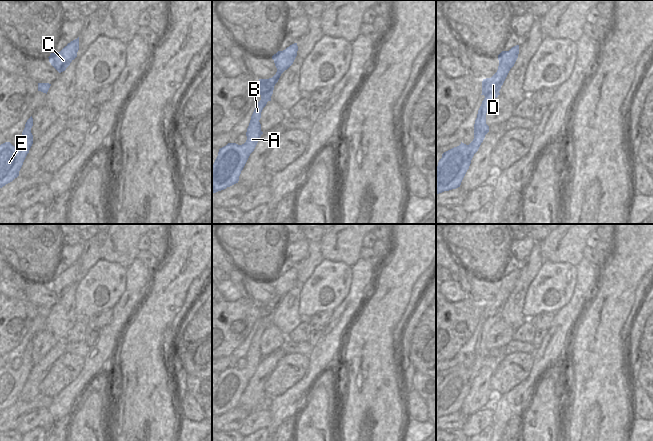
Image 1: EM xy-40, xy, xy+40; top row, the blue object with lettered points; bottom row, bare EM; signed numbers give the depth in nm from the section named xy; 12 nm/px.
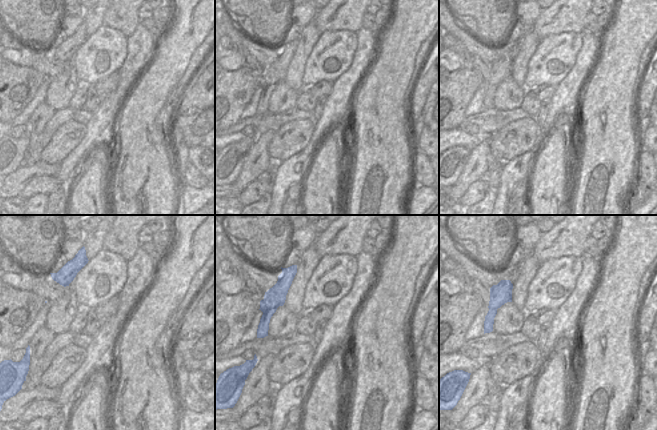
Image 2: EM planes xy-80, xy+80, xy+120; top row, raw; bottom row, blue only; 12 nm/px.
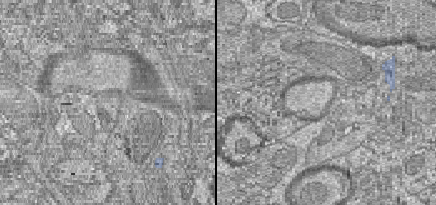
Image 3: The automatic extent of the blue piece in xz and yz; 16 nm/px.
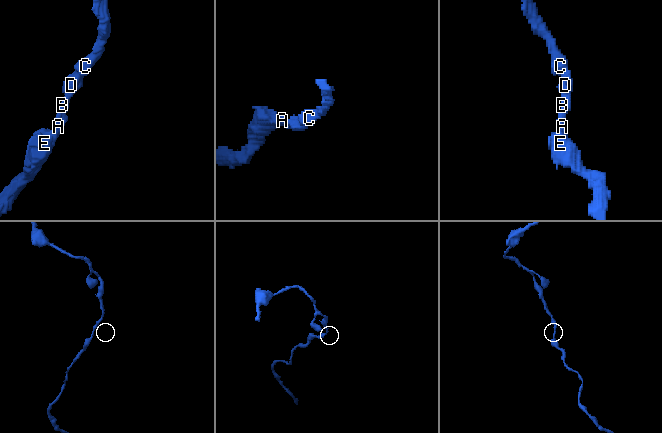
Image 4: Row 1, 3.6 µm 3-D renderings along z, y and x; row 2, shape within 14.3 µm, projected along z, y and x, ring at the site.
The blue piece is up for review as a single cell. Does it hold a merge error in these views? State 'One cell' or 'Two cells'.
One cell.

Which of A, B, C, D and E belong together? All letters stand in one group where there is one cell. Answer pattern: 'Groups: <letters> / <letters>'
Groups: A B C D E.

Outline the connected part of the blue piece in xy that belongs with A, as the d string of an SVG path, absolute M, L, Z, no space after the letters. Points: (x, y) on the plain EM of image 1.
M294 267L283 275L278 275L272 280L277 292L276 298L269 303L259 303L259 318L261 324L258 326L247 352L247 364L244 368L228 367L219 373L218 380L213 388L212 416L224 414L239 405L250 378L254 375L261 359L261 336L268 325L271 325L274 310L281 298L287 294L297 280L298 270Z

